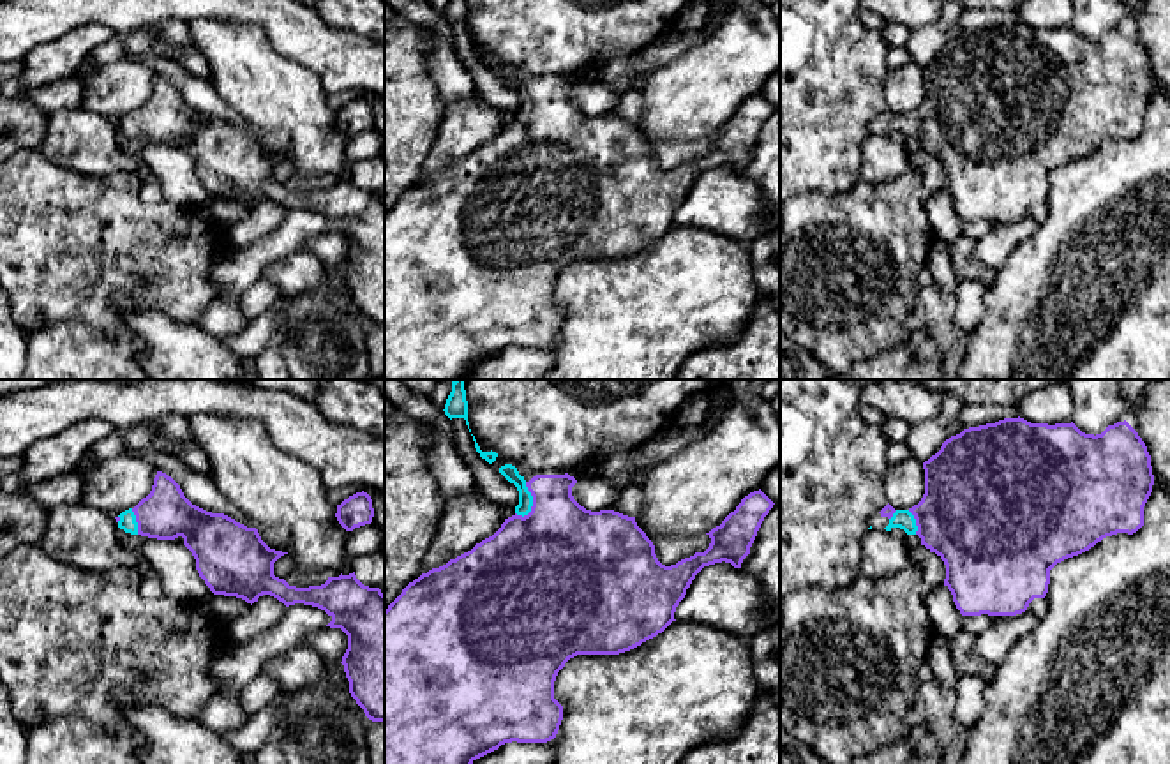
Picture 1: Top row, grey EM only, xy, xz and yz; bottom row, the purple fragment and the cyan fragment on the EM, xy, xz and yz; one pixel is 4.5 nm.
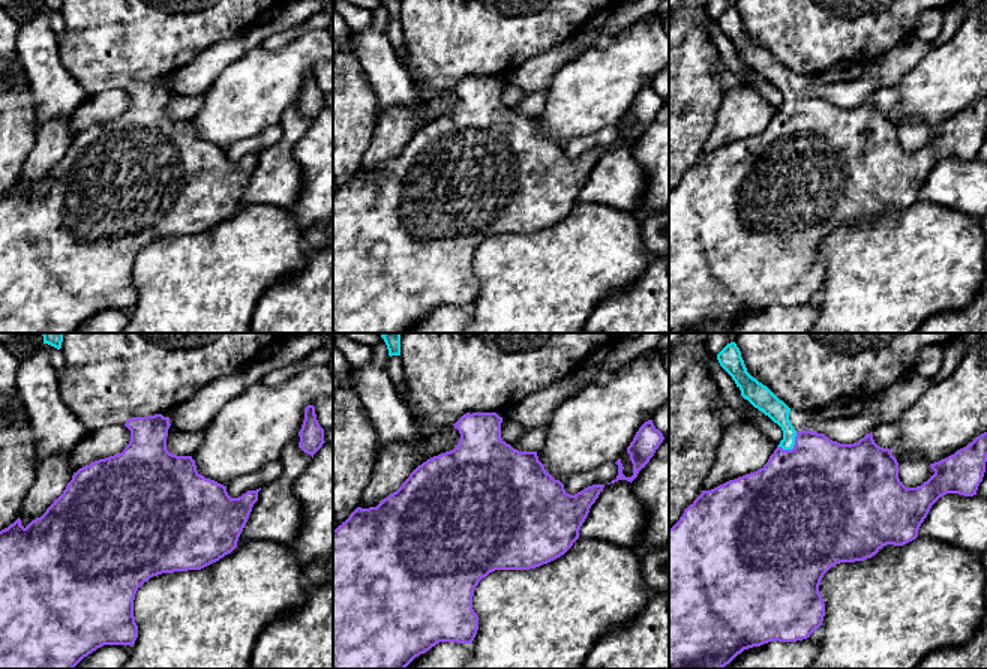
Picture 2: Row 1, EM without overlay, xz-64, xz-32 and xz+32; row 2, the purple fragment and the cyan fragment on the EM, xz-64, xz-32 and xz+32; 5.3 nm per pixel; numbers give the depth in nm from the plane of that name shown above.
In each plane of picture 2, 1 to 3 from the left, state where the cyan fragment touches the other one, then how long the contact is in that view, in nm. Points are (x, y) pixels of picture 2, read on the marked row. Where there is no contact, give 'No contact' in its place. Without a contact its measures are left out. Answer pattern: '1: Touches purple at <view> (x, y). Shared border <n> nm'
1: No contact
2: No contact
3: Touches purple at xz+32 (794, 447). Shared border 130 nm

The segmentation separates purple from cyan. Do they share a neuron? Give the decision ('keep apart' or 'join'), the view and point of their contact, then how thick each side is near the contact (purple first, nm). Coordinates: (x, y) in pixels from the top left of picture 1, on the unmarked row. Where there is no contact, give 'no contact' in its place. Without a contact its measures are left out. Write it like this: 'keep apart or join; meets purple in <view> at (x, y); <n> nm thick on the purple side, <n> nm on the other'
join; meets purple in xz at (533, 104); 420 nm thick on the purple side, 70 nm on the other

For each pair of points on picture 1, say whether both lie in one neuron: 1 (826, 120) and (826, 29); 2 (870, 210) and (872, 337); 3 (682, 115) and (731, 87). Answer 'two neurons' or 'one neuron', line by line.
1: one neuron
2: one neuron
3: one neuron

